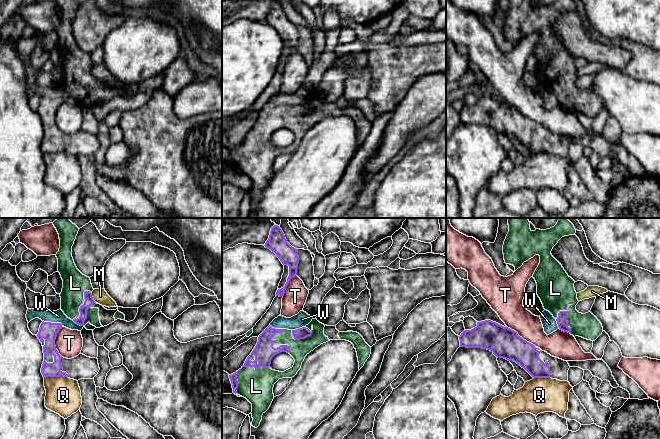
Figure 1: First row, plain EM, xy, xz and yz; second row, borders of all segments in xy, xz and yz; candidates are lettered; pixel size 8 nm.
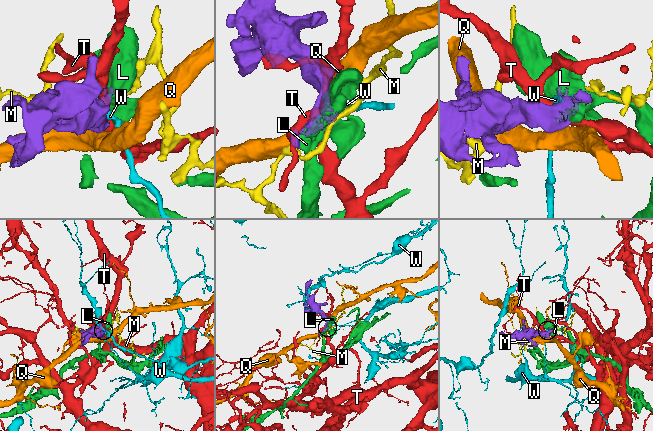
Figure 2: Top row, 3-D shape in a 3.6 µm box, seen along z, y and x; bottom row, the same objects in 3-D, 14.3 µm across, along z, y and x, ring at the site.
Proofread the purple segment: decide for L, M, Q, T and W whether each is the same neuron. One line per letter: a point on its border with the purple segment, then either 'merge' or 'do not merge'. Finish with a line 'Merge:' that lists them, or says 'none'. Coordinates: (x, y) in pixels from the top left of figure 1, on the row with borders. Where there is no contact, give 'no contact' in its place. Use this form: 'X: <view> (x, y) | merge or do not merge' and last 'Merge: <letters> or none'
L: xz (243, 366) | merge
M: xy (92, 297) | do not merge
Q: xy (55, 376) | do not merge
T: xy (54, 342) | do not merge
W: xy (53, 323) | do not merge
Merge: L

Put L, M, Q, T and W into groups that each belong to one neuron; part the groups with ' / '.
L / M / Q / T / W

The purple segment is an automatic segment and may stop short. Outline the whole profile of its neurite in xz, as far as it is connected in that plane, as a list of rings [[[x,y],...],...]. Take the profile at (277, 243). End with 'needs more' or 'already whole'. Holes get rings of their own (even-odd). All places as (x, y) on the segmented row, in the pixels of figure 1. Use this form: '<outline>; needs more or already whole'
[[[274,225],[271,228],[269,238],[264,246],[274,252],[284,266],[289,266],[287,282],[283,288],[278,289],[276,292],[276,296],[283,297],[289,281],[297,275],[299,264],[298,249],[287,242],[282,229],[278,225]]]; already whole

